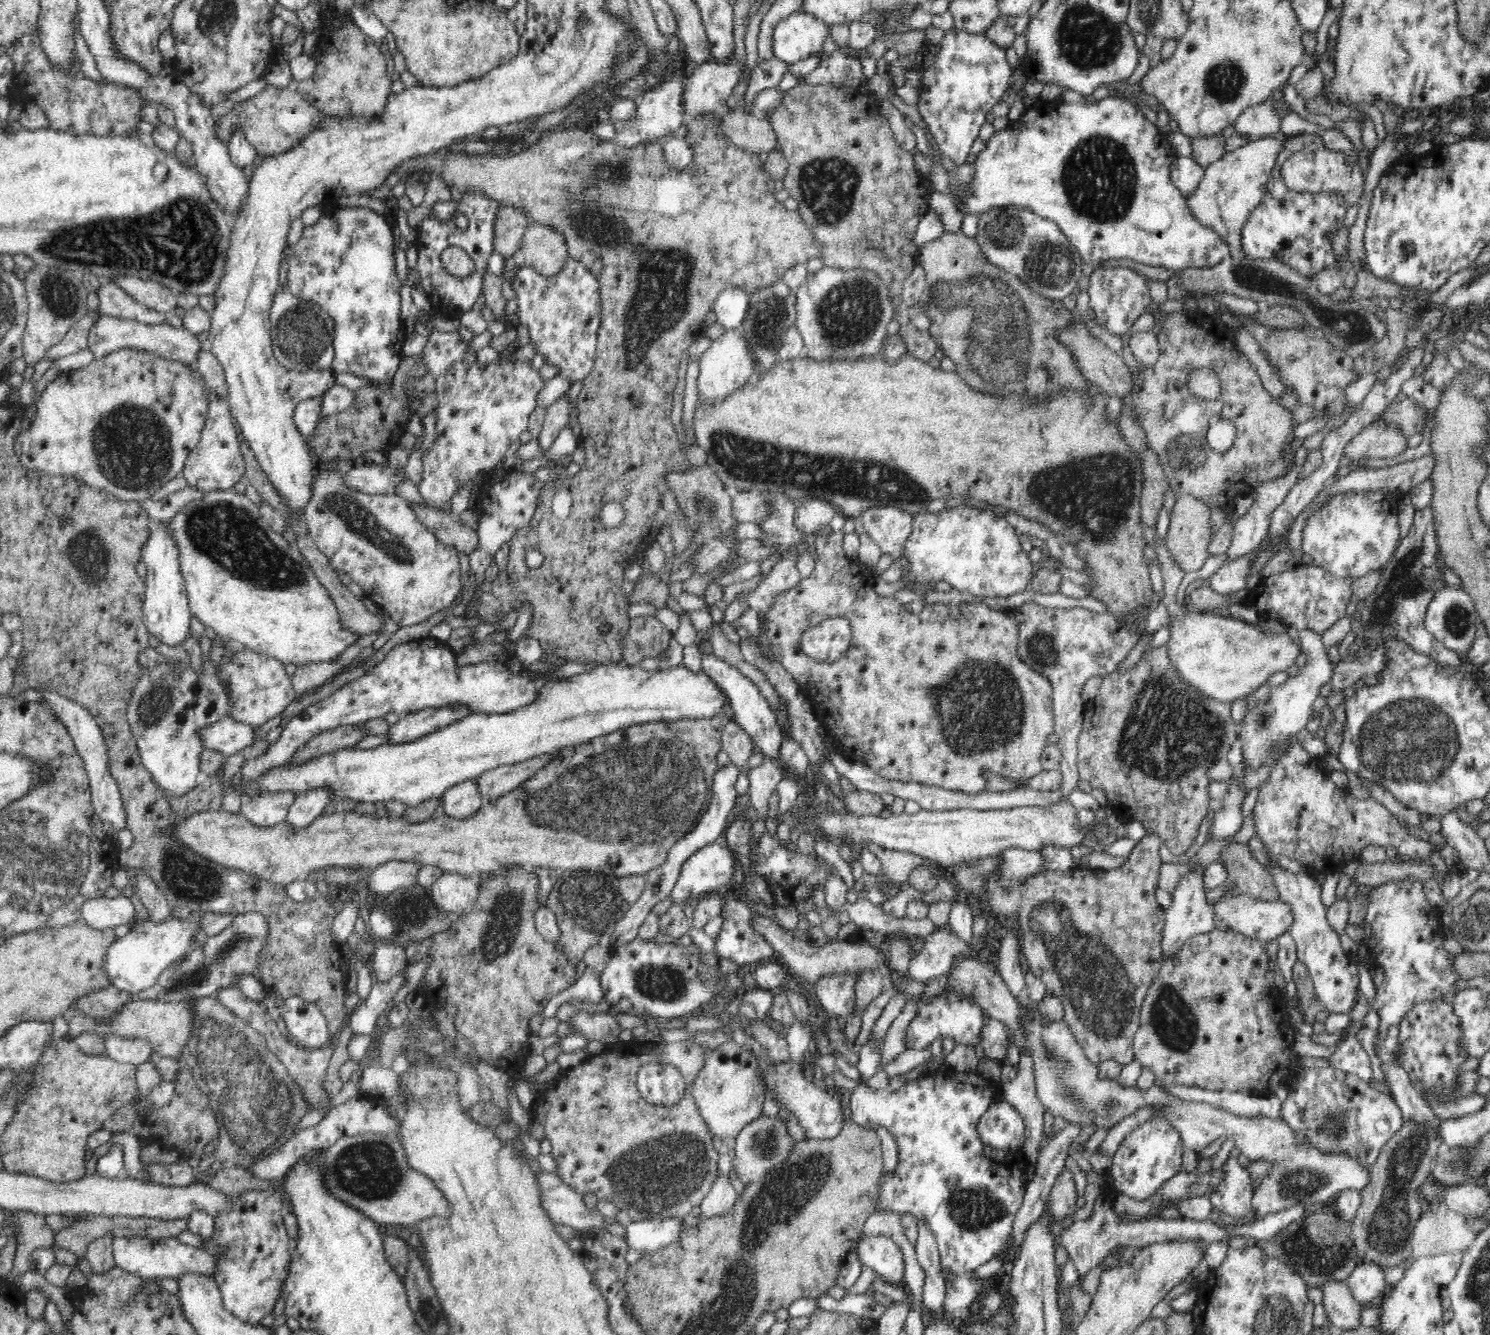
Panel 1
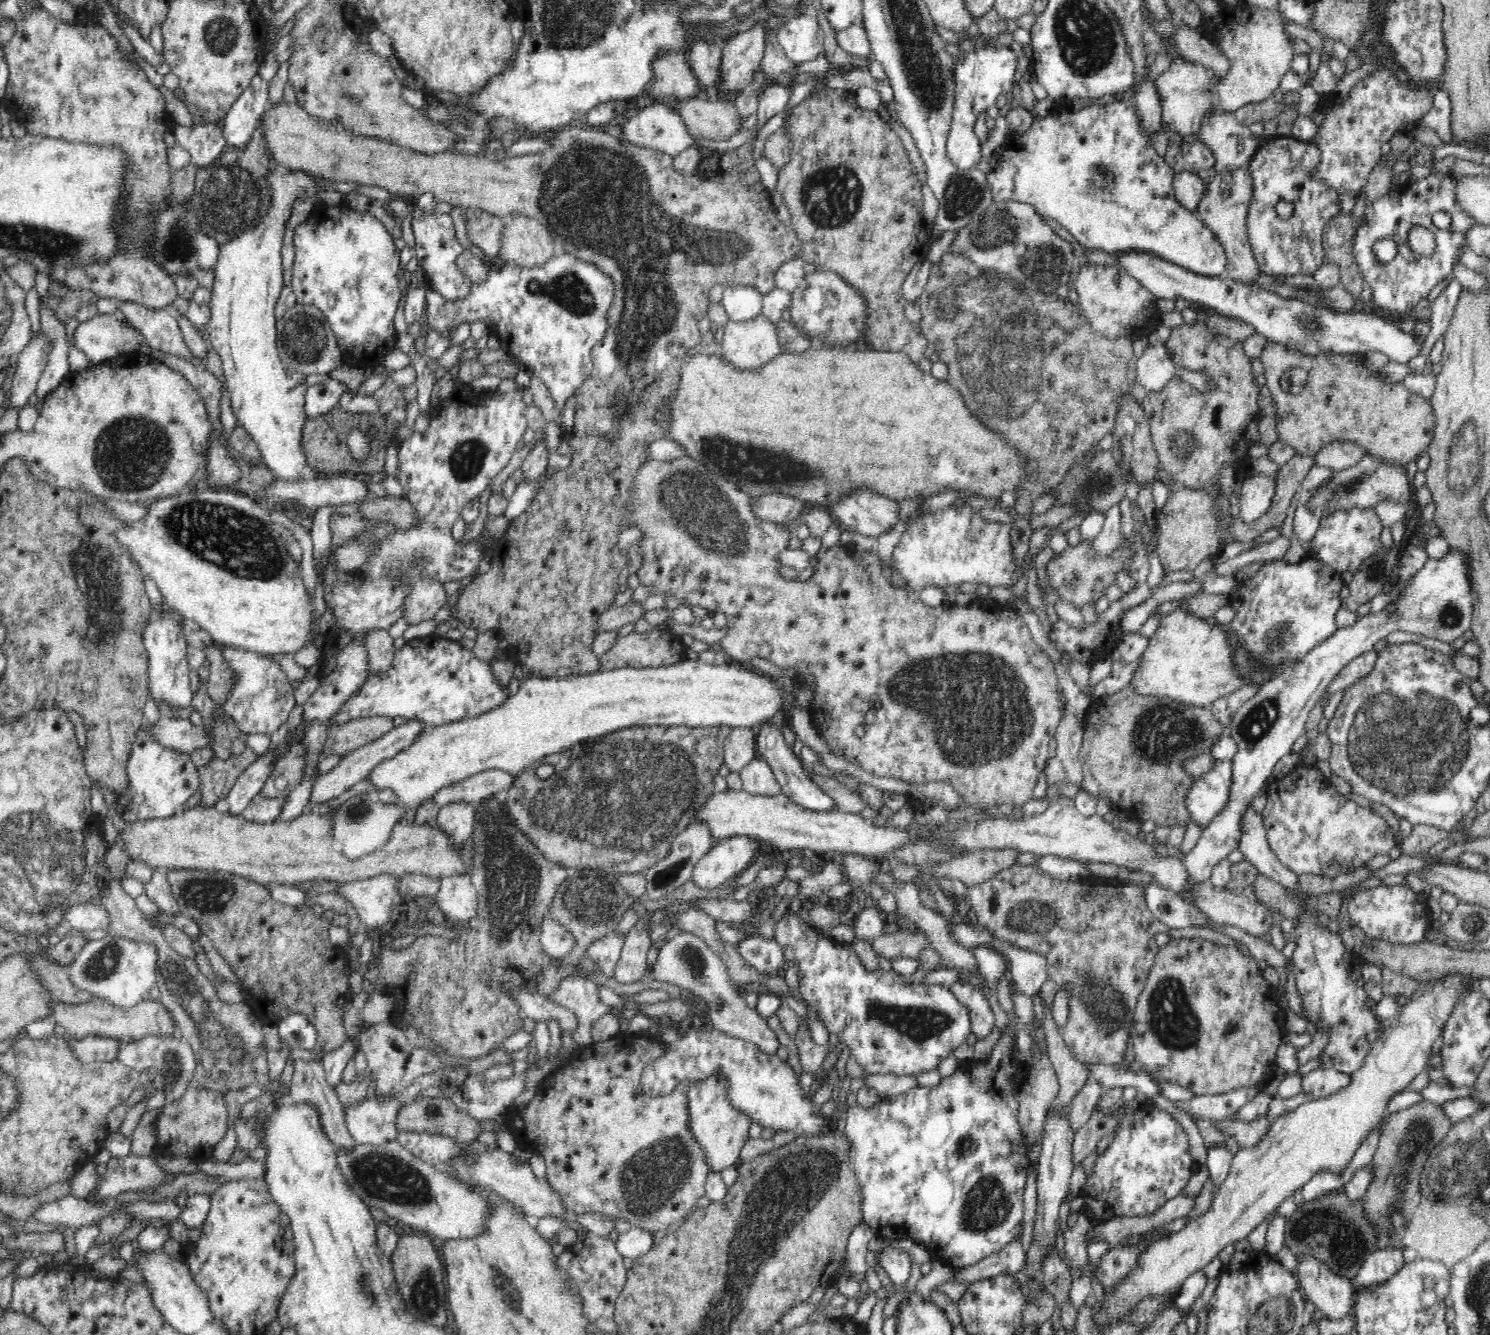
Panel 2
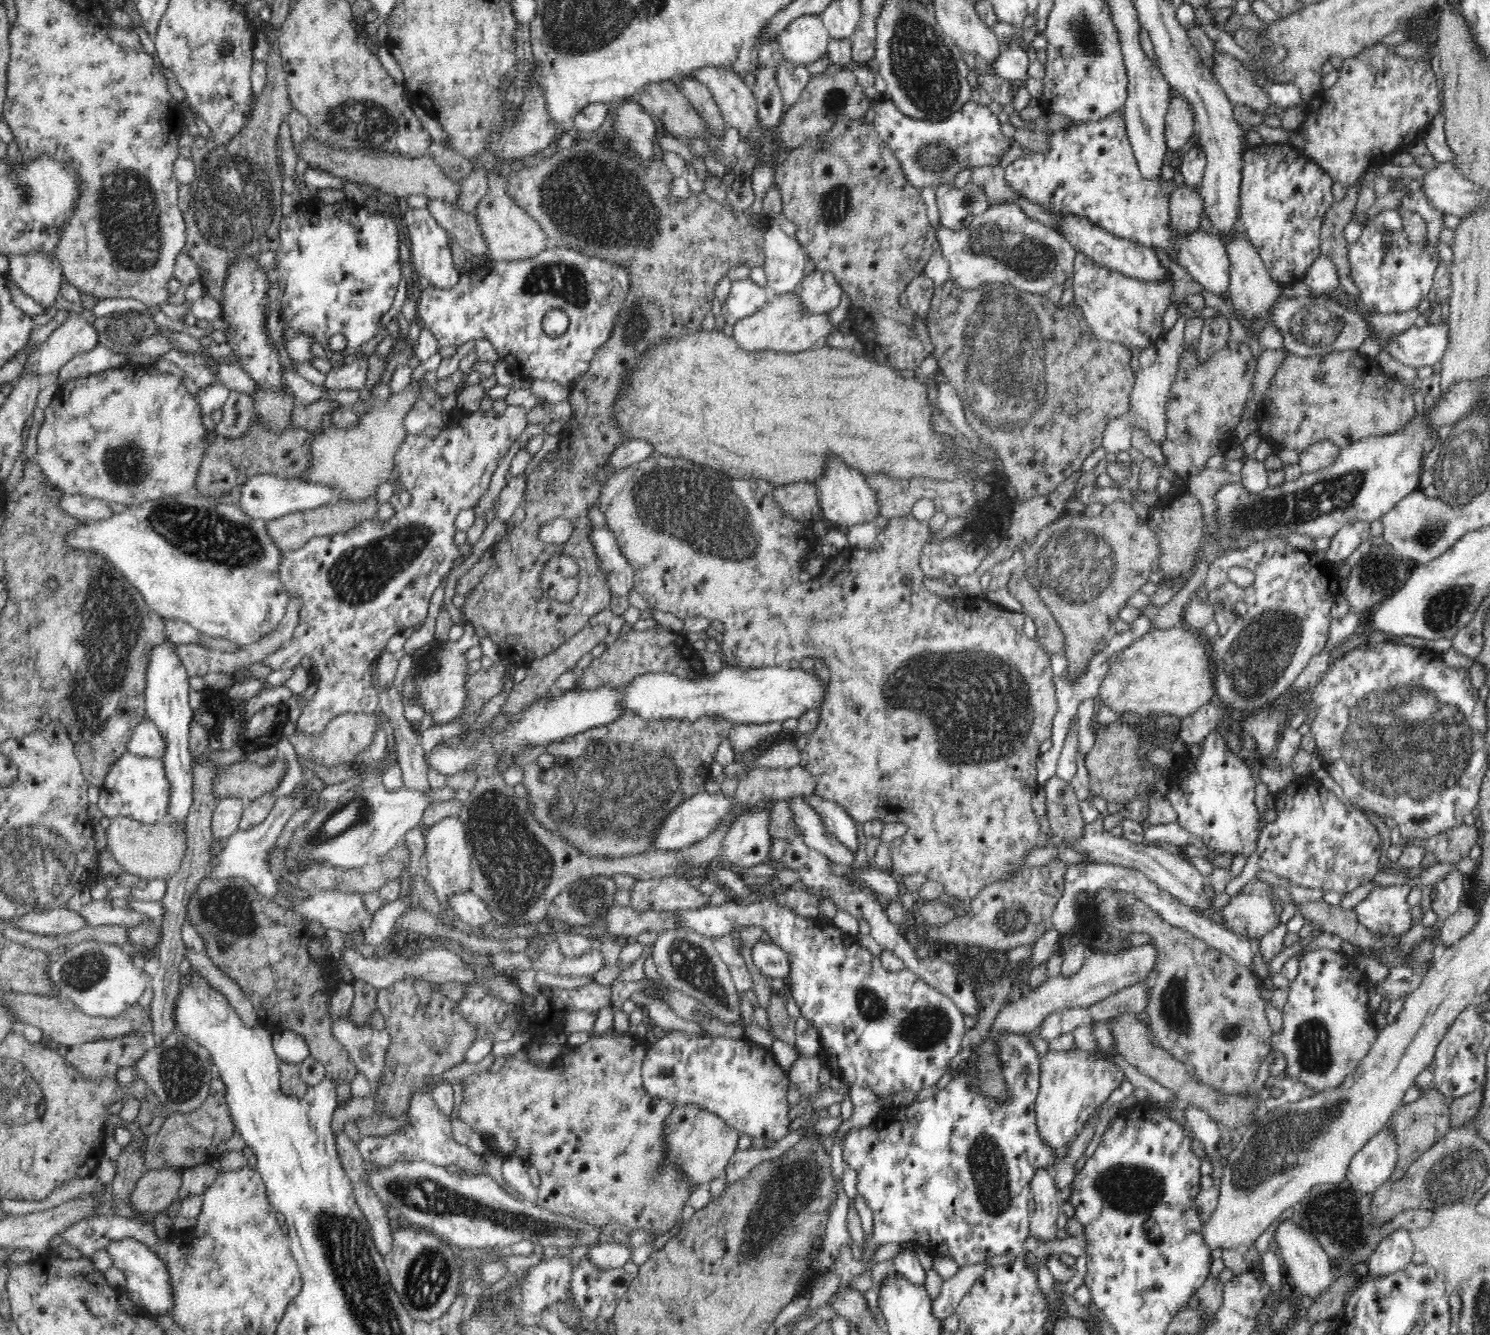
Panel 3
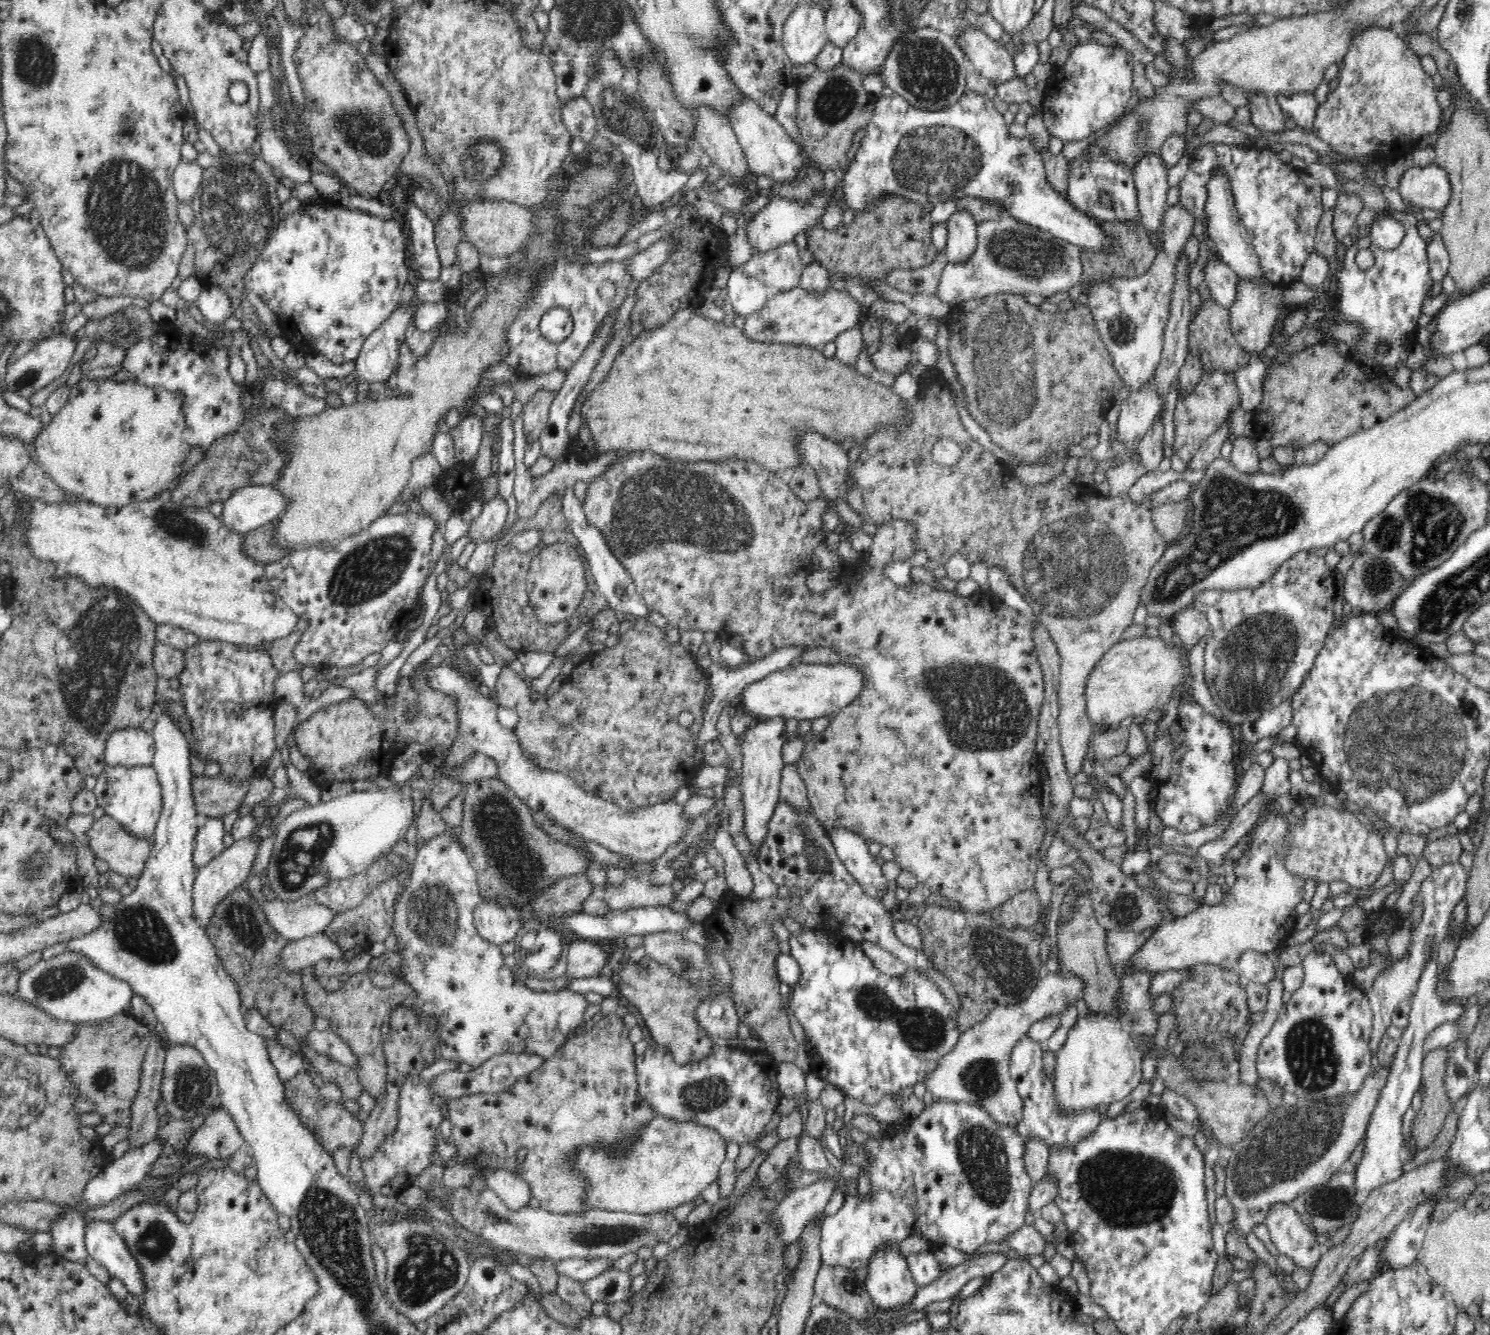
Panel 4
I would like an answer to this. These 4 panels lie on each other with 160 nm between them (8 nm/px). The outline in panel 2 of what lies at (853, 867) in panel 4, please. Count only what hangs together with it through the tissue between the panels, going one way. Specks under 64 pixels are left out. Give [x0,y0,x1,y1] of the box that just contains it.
[755,720,836,812]

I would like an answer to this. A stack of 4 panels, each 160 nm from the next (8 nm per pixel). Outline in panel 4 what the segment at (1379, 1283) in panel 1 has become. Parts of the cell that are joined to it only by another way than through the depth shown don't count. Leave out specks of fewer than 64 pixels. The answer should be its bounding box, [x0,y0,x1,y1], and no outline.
[1382,1201,1434,1268]

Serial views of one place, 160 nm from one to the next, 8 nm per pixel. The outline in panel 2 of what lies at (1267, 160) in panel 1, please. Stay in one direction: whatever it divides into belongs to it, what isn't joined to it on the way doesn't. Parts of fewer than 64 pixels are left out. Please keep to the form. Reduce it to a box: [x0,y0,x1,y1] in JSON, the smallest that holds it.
[1197,162,1261,285]

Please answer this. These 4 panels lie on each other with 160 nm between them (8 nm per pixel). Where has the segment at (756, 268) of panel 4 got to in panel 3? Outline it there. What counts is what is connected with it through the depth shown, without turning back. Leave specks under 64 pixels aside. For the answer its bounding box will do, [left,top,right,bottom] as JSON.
[762,183,807,295]

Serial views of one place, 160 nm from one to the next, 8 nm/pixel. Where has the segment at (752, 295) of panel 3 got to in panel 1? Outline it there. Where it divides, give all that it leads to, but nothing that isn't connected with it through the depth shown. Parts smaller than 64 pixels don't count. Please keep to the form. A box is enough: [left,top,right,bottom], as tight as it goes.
[712,286,750,330]

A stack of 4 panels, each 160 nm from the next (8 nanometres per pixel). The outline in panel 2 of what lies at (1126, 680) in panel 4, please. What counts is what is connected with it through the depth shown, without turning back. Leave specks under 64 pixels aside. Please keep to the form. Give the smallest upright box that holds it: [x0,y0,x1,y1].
[1130,609,1242,708]

